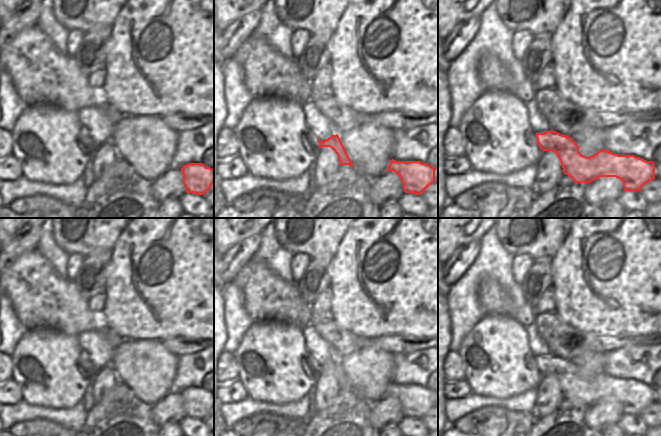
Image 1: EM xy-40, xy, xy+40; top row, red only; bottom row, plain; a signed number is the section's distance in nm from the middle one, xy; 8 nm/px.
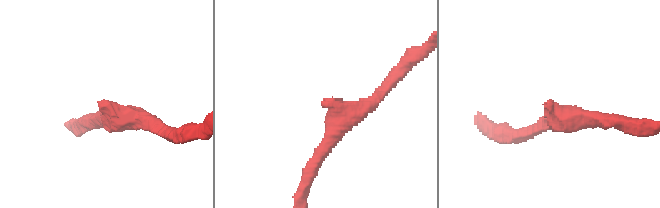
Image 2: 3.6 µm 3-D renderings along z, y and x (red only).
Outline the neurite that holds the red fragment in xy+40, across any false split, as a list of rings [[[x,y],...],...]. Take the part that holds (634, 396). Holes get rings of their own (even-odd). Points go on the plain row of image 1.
[[[556,355],[536,357],[537,368],[542,375],[552,375],[557,378],[563,396],[576,407],[590,407],[600,401],[616,401],[623,406],[625,415],[641,415],[641,412],[655,403],[655,388],[634,379],[618,379],[602,373],[590,381],[579,376],[577,367],[566,359]]]

